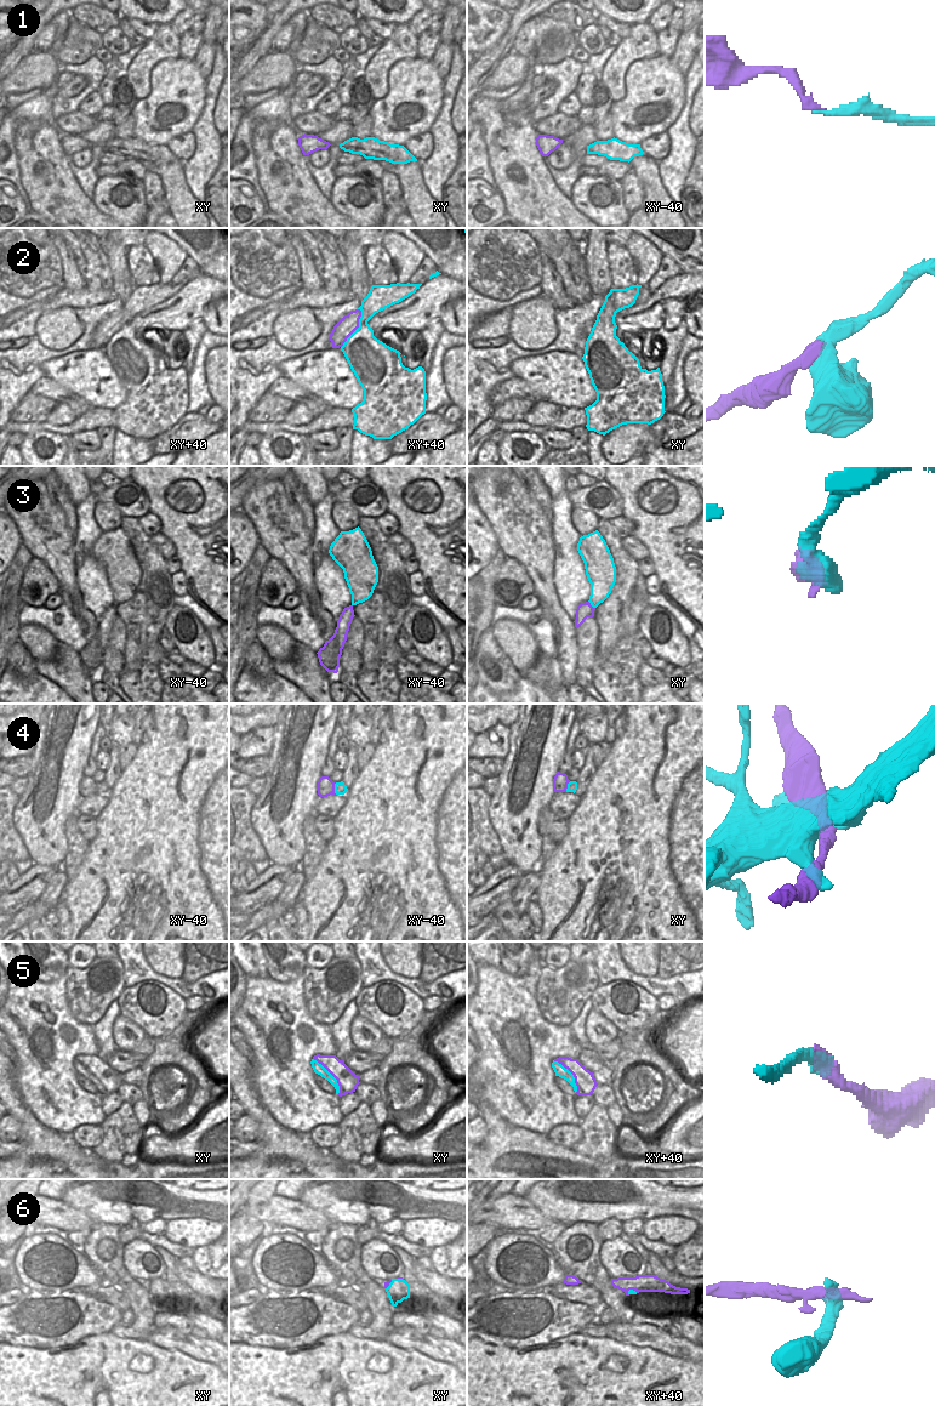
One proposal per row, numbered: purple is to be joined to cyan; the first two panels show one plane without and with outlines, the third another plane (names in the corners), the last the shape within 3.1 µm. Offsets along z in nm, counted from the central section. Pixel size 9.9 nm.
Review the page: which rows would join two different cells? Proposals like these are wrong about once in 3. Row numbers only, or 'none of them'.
3, 4, 6

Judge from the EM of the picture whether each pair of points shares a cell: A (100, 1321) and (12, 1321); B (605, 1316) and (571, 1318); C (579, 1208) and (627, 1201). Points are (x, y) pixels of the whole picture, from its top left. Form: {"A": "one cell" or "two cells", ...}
{"A": "one cell", "B": "two cells", "C": "one cell"}

